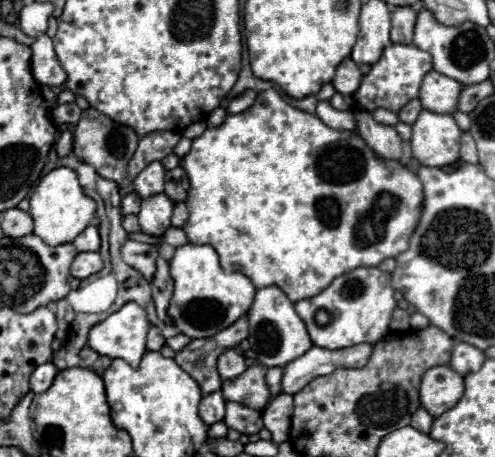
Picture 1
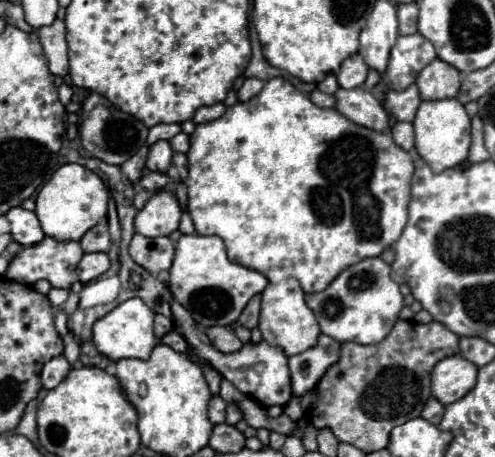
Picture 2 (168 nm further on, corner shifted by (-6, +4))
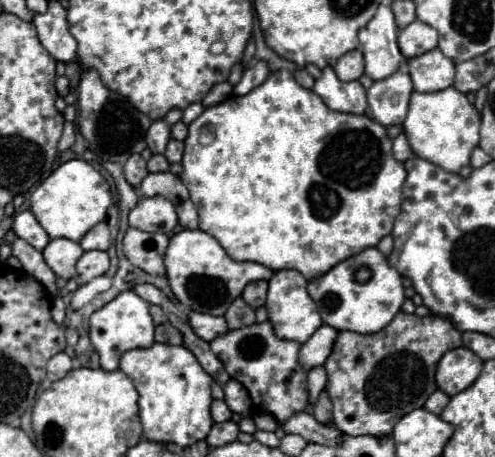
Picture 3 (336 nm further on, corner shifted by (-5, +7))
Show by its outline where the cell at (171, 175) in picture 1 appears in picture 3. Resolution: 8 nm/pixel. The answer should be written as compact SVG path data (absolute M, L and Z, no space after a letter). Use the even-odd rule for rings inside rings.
M171 139L171 141L167 143L167 149L165 149L163 155L167 157L169 163L181 163L181 157L183 157L183 141Z

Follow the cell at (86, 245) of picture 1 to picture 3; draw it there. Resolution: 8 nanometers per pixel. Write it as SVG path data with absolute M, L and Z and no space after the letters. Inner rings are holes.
M99 223L95 225L95 229L91 229L91 233L87 233L83 237L83 241L79 241L79 245L83 247L83 251L91 251L91 249L109 249L111 245L111 237L109 237L109 227L107 223Z

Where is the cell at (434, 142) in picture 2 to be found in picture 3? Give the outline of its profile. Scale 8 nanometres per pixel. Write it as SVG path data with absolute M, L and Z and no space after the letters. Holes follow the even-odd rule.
M447 87L435 93L413 93L409 101L409 113L403 121L403 133L407 133L407 141L411 141L411 149L417 157L439 165L449 173L459 173L465 165L469 165L471 151L479 145L479 111L467 101L463 93L455 87Z

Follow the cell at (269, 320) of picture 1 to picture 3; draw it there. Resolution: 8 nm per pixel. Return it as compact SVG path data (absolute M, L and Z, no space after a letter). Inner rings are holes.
M285 269L285 271L277 271L271 277L265 307L267 307L269 321L273 323L275 333L281 339L291 339L291 341L297 341L297 343L305 343L323 325L321 315L317 311L317 305L307 293L307 279L299 271Z

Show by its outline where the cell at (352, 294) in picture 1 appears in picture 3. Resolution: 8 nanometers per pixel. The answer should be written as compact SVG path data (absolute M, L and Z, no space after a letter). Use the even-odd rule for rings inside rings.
M375 247L341 261L321 277L309 281L307 291L317 303L323 323L335 327L337 331L349 329L357 333L377 333L399 313L405 301L401 275Z

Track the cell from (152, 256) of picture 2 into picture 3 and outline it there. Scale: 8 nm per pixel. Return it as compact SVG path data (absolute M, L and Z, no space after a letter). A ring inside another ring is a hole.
M129 227L123 239L123 253L135 267L149 275L165 275L163 257L167 243L169 237L165 233L145 233Z

